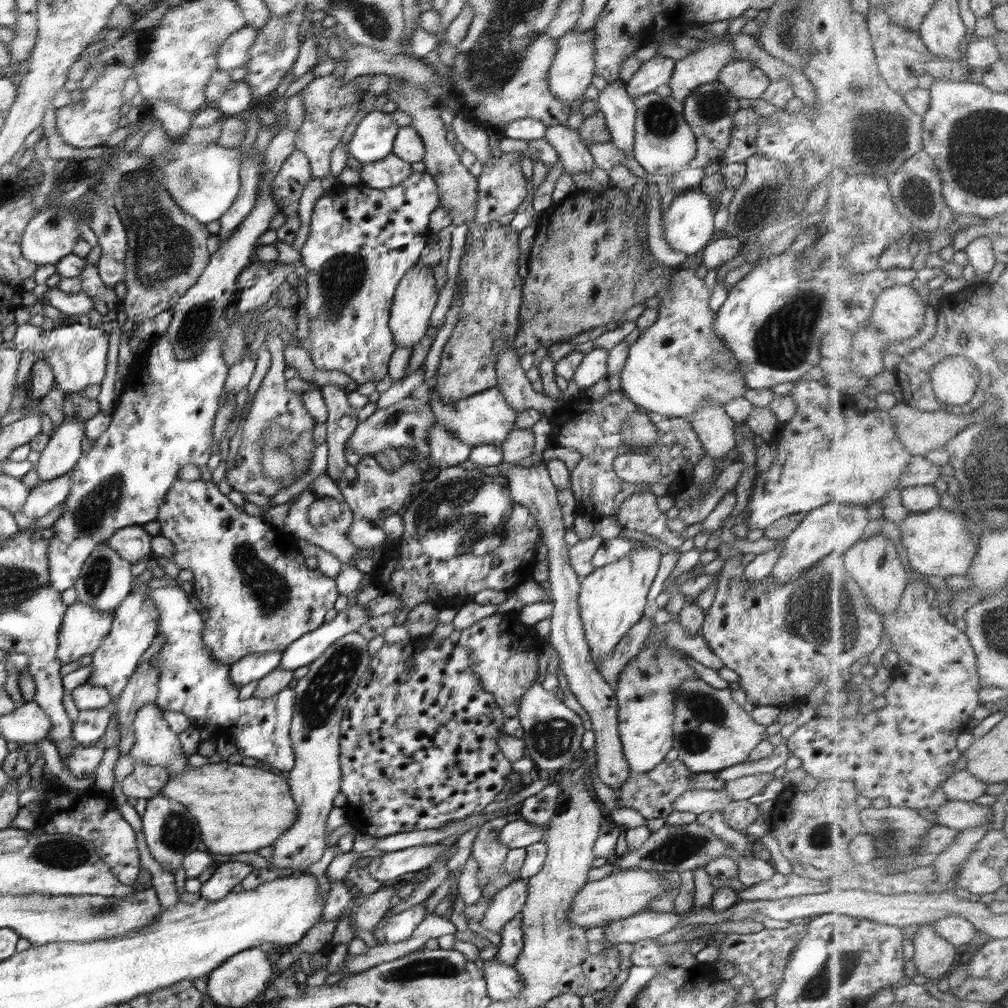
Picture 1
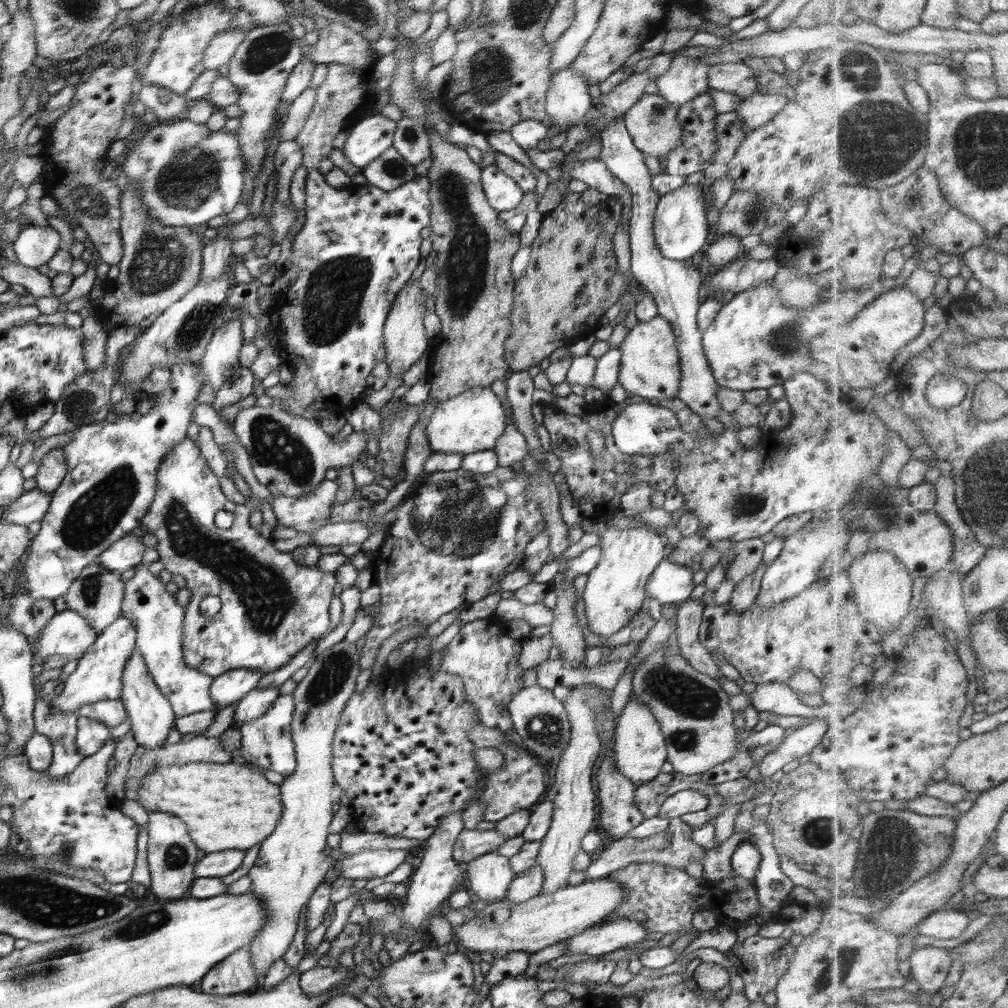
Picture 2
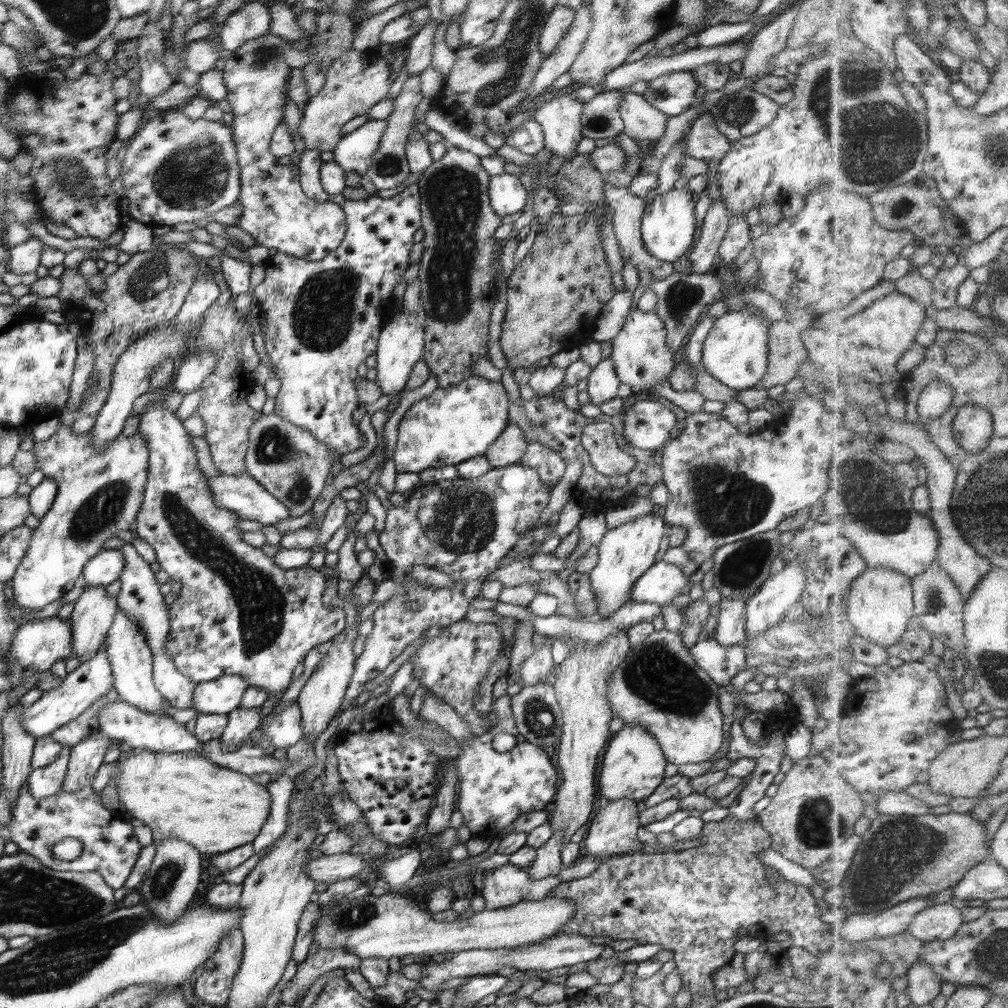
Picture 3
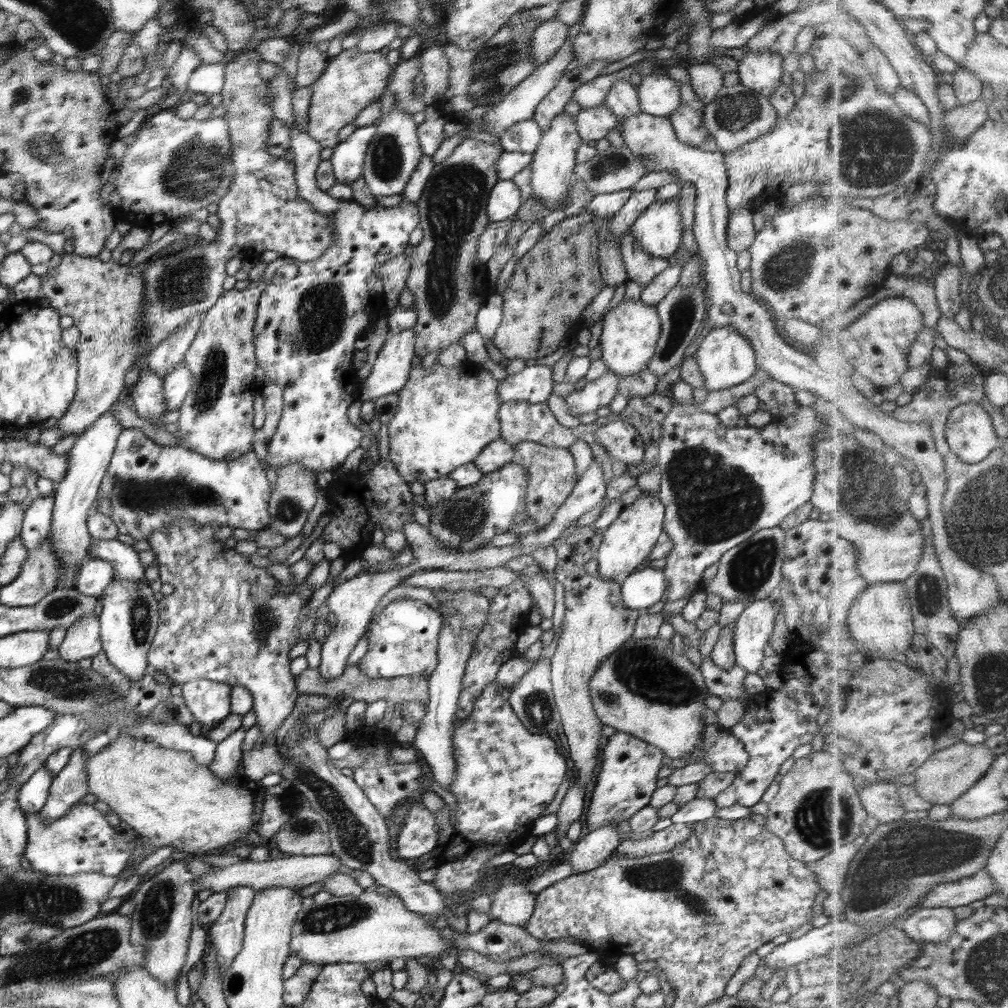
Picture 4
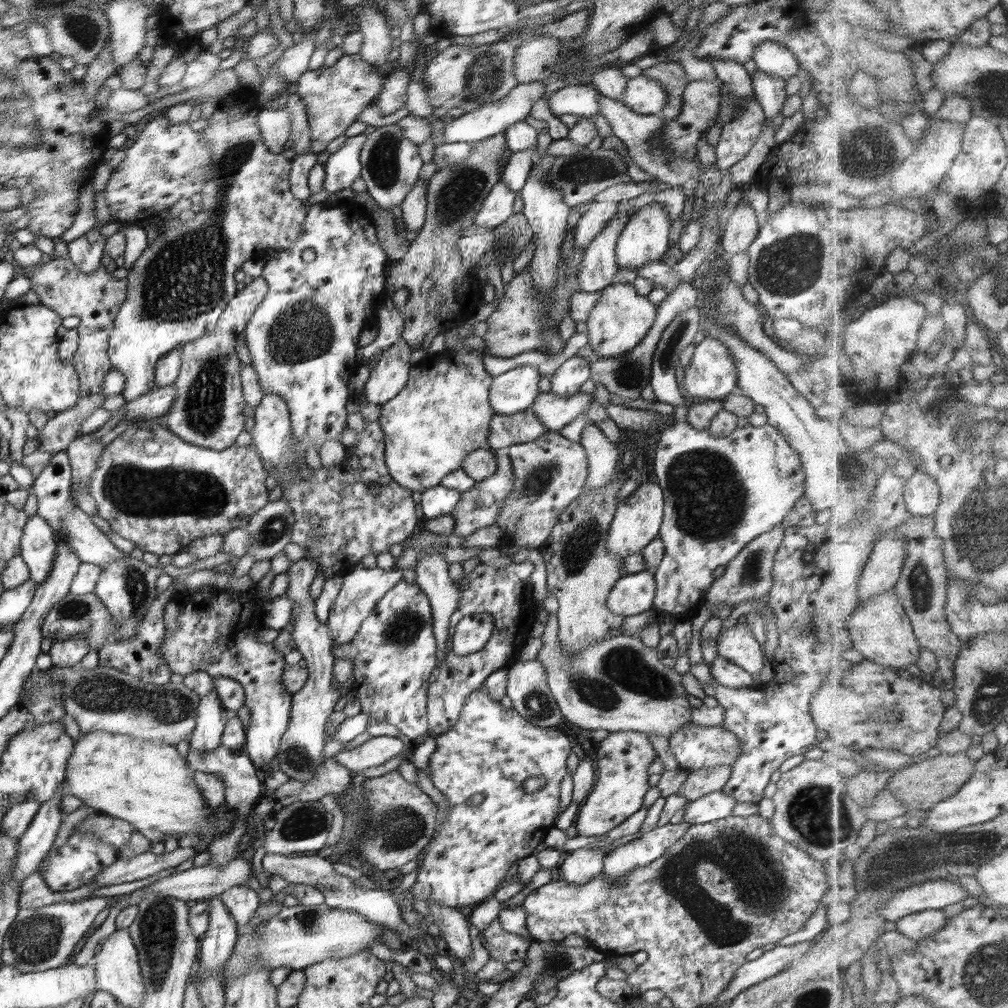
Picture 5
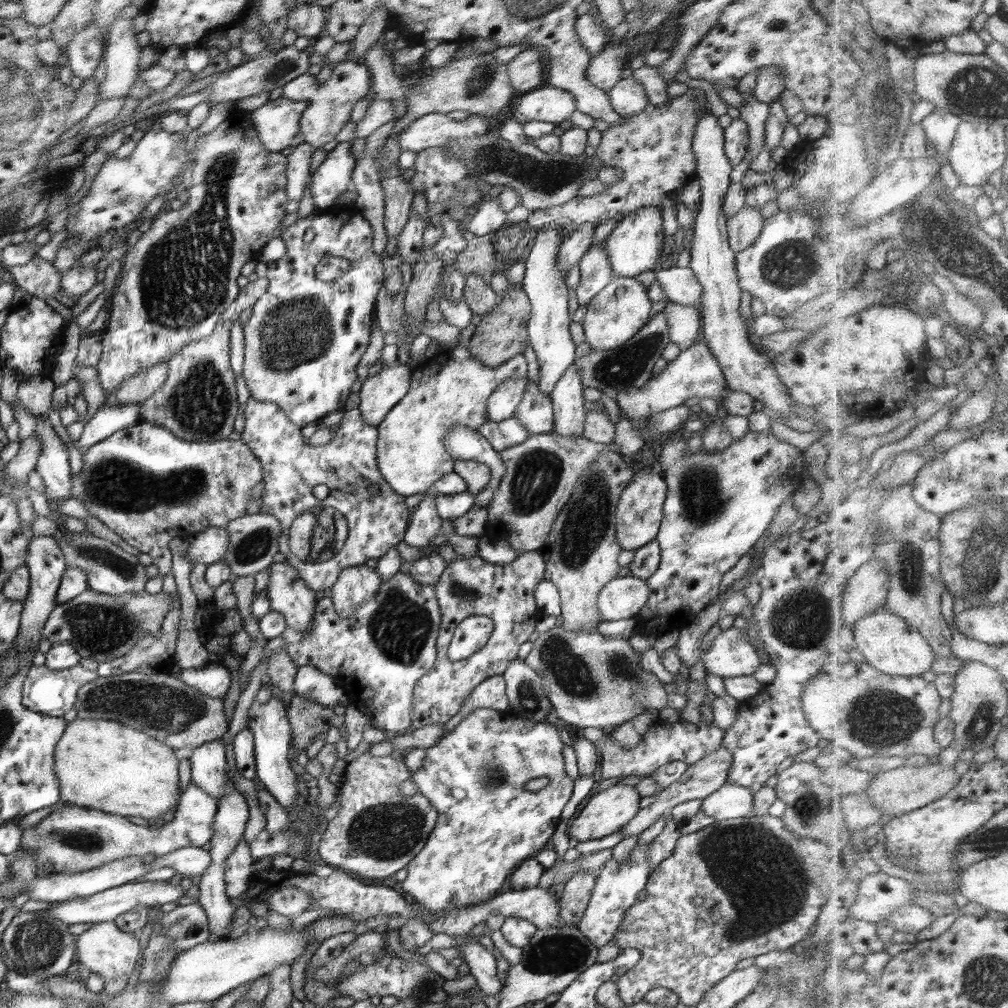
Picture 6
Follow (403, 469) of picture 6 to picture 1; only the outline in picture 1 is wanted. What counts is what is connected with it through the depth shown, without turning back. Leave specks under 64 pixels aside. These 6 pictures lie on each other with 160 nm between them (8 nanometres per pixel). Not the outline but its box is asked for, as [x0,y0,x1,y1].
[429,386,517,447]

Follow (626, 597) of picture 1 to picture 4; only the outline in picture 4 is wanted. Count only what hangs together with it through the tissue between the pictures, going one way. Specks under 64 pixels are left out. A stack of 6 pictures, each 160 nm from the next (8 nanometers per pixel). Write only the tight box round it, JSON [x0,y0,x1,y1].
[597,495,664,580]

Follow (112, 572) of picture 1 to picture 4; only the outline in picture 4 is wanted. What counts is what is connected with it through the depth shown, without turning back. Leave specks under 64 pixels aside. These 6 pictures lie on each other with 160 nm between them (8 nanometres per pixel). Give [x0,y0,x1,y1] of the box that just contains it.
[58,613,101,663]

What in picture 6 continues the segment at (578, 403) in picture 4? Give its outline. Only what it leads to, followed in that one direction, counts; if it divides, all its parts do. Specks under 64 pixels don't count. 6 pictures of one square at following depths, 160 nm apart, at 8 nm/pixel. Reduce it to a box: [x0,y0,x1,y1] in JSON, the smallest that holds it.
[515,380,554,435]

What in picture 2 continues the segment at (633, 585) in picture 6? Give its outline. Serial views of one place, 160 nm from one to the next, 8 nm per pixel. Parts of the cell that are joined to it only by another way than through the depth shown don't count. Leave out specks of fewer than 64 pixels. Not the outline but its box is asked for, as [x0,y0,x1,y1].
[646,559,695,604]

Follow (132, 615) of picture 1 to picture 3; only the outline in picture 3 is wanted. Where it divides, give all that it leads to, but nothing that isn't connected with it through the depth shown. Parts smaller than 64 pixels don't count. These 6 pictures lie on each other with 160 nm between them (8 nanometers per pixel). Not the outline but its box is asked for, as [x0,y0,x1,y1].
[21,644,112,739]

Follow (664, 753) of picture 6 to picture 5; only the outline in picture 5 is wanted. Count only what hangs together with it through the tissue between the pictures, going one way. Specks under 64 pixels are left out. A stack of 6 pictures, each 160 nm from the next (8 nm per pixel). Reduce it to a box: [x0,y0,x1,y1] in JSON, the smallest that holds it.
[669,722,740,771]

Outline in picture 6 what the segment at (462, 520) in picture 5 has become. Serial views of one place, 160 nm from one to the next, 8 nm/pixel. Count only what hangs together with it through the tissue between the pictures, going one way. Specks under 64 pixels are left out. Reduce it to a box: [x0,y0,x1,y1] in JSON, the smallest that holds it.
[443,426,506,507]

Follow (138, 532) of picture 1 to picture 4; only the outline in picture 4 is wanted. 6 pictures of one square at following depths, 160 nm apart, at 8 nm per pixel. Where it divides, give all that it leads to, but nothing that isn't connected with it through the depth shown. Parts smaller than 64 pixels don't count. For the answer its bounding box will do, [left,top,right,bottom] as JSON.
[74,558,114,598]

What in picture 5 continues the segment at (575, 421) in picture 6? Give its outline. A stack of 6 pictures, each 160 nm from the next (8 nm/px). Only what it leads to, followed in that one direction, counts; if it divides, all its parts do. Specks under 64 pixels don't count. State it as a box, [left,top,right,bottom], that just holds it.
[549,355,591,397]

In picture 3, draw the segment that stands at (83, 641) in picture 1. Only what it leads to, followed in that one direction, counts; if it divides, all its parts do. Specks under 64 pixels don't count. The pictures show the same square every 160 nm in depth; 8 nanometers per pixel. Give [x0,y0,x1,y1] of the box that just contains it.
[9,617,73,670]

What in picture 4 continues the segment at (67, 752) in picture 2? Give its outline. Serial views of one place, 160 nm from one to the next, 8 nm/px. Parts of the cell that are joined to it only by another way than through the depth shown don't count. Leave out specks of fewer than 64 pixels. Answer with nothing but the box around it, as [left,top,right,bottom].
[18,767,53,813]

